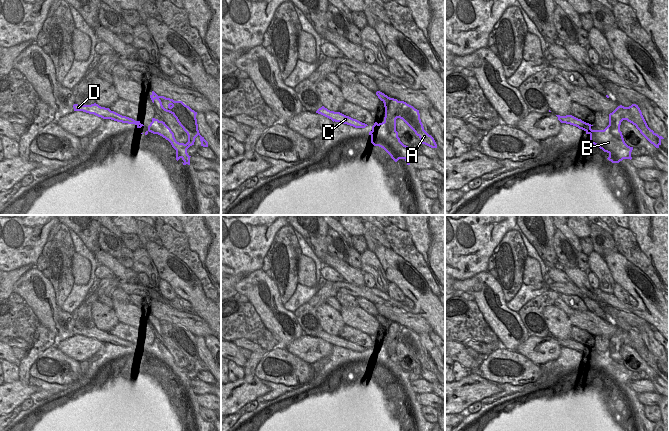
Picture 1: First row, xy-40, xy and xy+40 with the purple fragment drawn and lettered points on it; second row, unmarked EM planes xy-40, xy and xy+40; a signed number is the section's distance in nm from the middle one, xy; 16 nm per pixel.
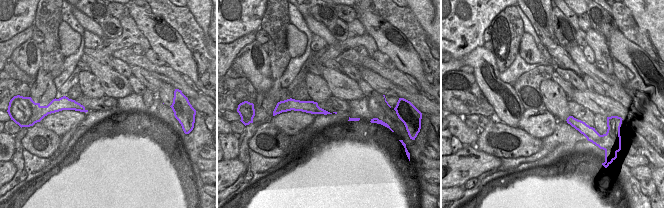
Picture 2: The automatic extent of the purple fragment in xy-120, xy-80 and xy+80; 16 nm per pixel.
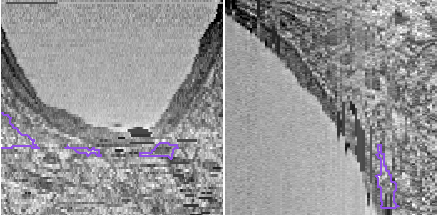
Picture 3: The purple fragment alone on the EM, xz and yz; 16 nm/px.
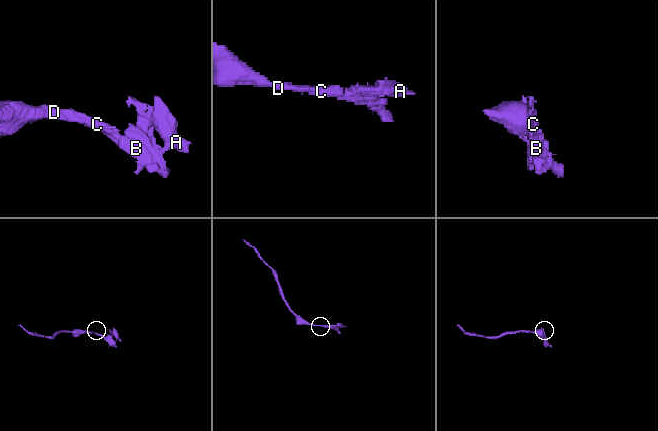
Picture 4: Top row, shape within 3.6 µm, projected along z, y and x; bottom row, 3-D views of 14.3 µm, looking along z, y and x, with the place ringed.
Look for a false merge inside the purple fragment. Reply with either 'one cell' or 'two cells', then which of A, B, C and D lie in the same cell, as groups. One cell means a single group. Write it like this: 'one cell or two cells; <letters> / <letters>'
one cell; A B C D

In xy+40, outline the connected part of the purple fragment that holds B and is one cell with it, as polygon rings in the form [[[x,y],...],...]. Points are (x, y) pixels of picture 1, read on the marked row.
[[[636,104],[629,107],[618,106],[609,114],[609,125],[604,130],[592,130],[593,125],[582,121],[572,115],[556,115],[561,123],[570,124],[578,127],[590,135],[590,141],[604,152],[609,154],[607,158],[612,163],[619,163],[623,159],[632,159],[631,152],[633,147],[628,146],[620,131],[620,125],[623,120],[627,120],[636,126],[640,133],[656,148],[661,145],[662,136],[651,130]]]

